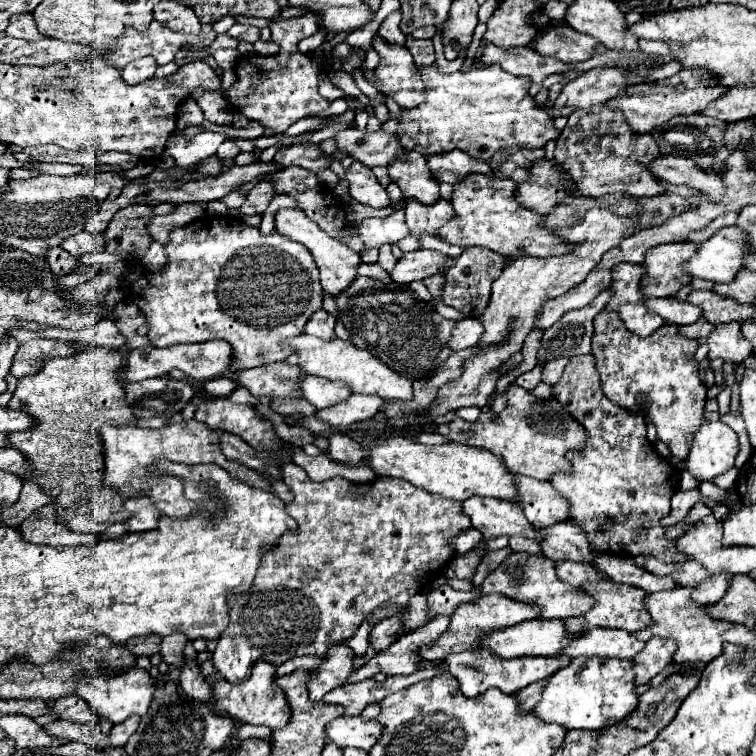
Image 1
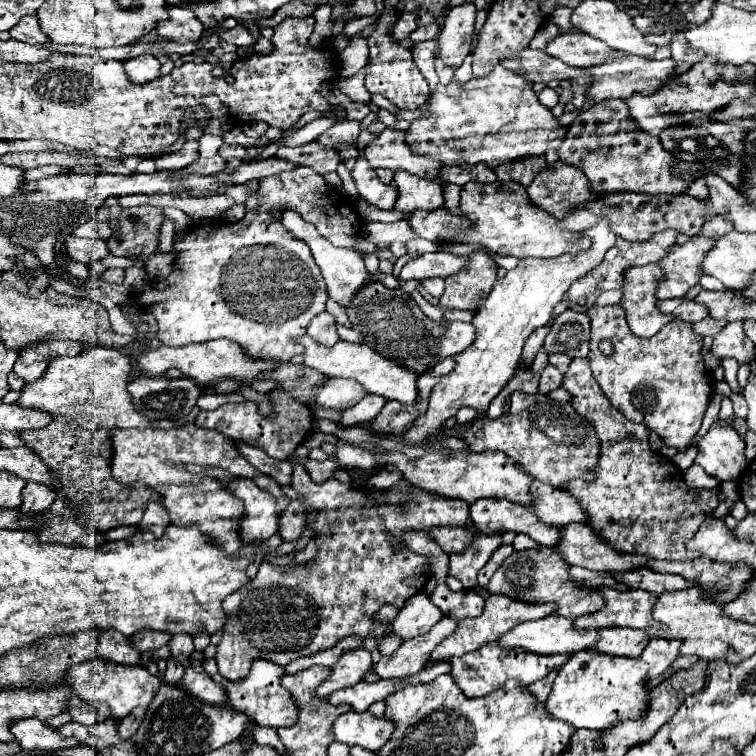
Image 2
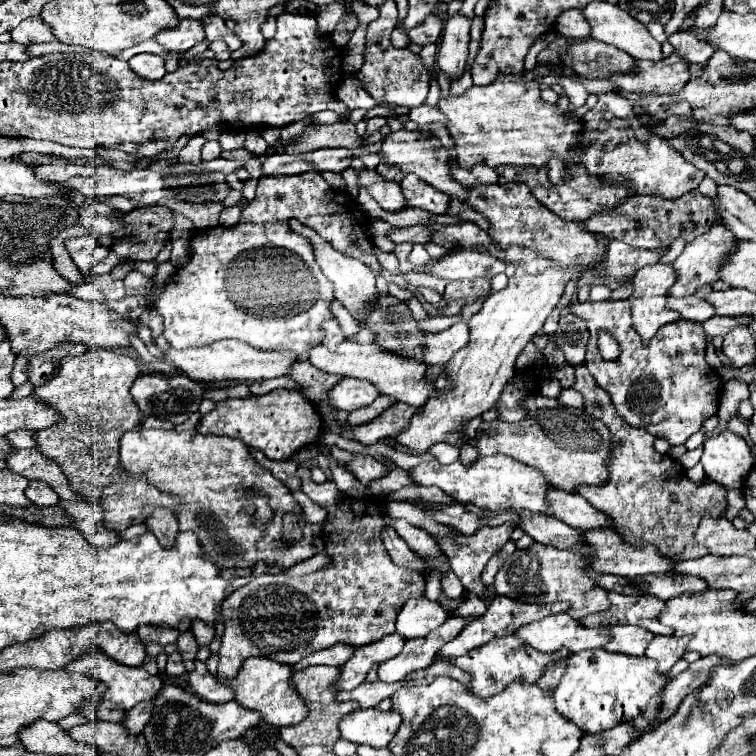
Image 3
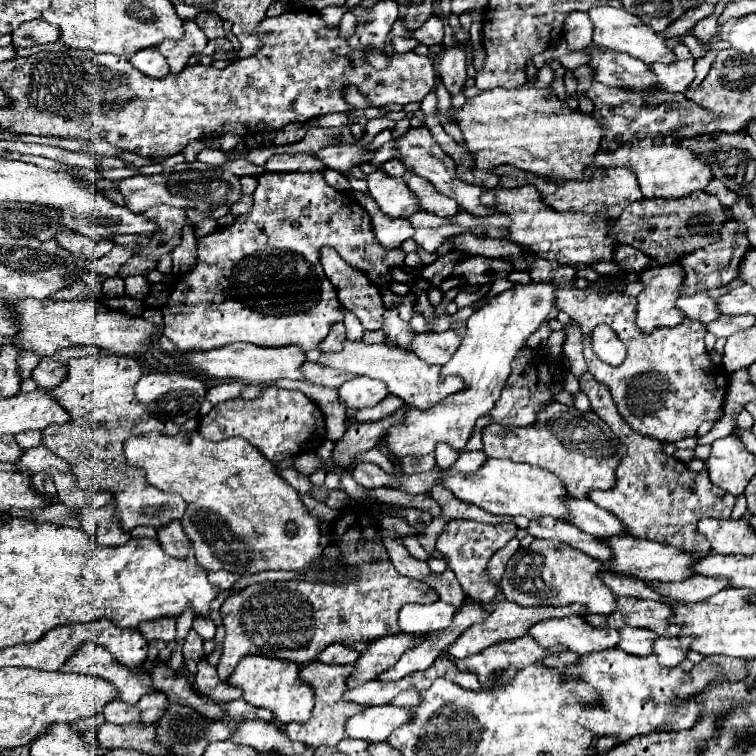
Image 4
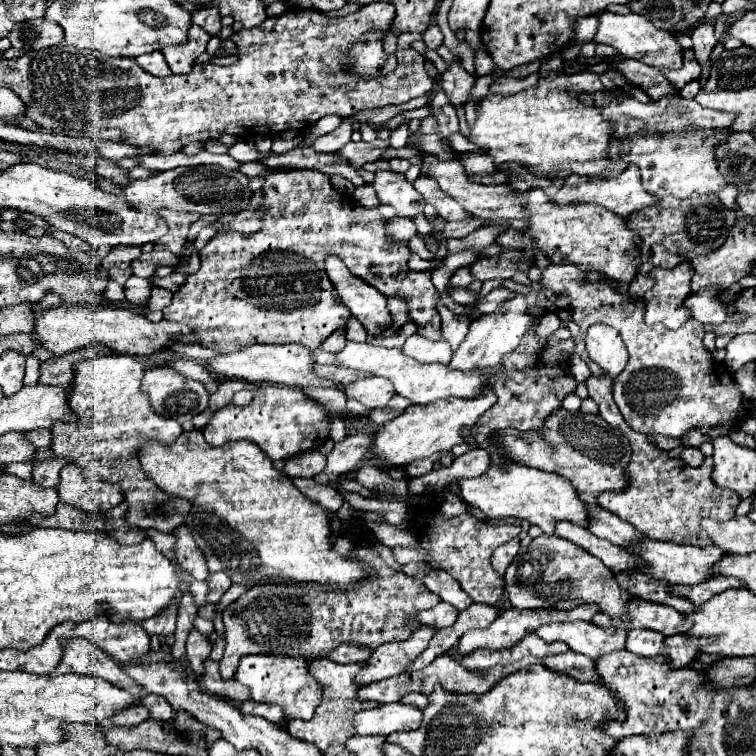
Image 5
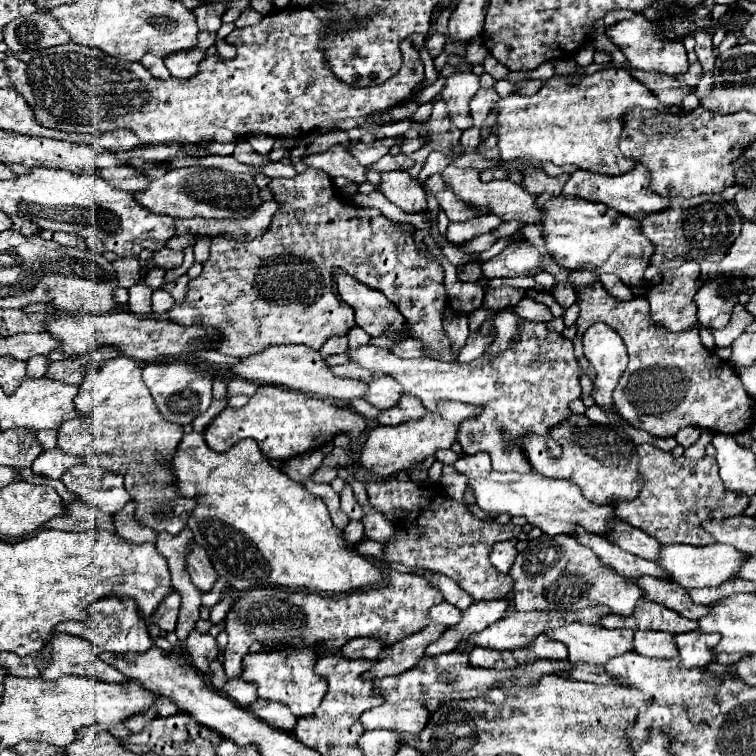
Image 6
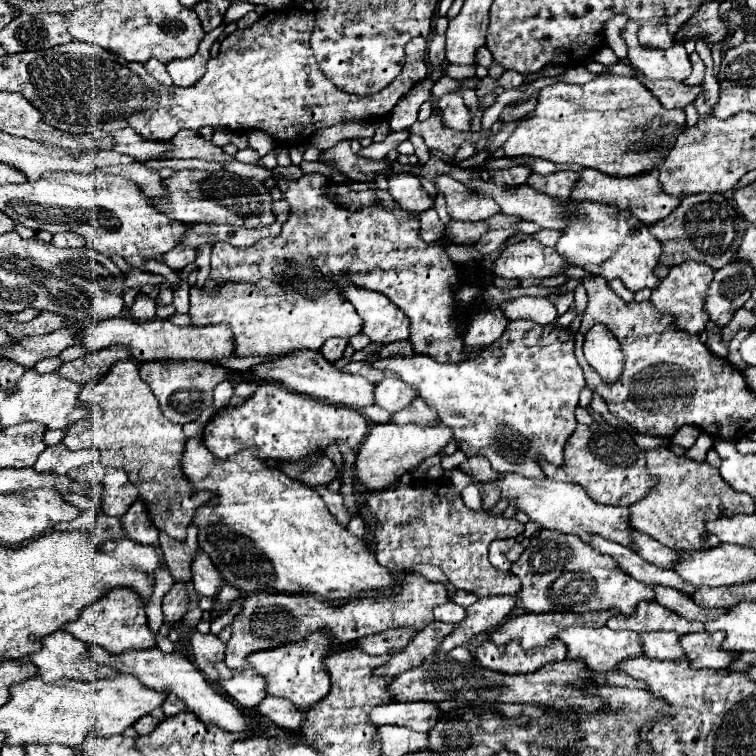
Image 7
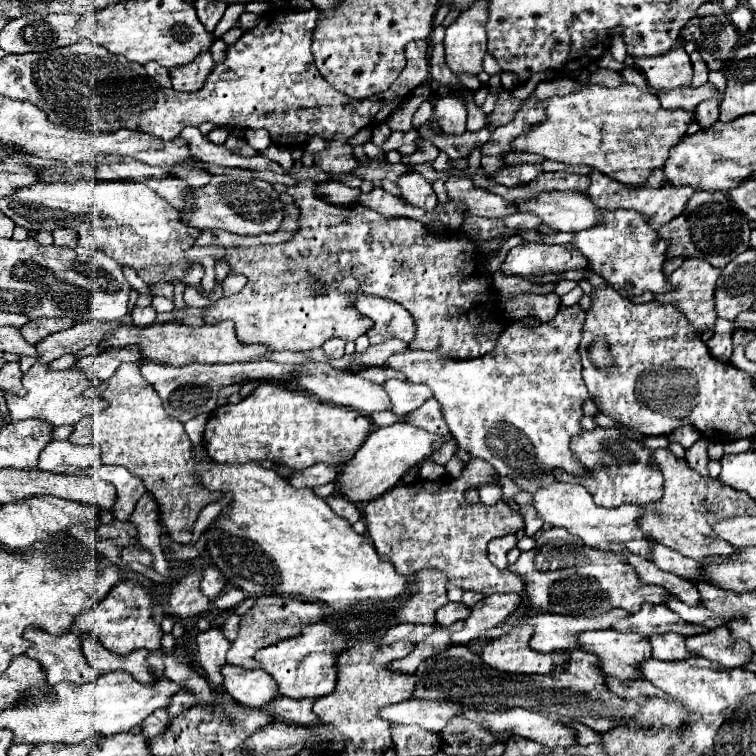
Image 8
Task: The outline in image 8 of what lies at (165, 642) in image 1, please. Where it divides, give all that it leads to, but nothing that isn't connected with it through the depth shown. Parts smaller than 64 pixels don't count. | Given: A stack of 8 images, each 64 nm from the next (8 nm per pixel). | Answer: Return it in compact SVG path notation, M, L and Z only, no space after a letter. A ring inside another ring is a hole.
M210 628L208 632L200 632L196 638L196 652L198 652L198 666L206 674L212 686L220 686L222 674L220 666L226 664L226 652L230 642L224 638L220 628Z

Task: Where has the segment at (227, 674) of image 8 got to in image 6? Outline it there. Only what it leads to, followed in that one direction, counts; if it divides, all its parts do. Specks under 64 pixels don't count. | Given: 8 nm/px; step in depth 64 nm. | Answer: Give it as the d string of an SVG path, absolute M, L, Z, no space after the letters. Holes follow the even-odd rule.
M214 660L210 664L210 684L218 692L226 692L226 676L224 676L224 668L218 660ZM236 678L236 680L230 680L230 698L234 702L238 702L240 706L248 706L258 696L256 696L256 688L252 688L252 684Z

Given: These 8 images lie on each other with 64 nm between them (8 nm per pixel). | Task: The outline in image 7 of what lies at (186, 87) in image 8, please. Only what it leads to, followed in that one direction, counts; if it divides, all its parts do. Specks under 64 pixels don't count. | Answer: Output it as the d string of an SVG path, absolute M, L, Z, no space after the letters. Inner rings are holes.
M222 23L210 33L204 36L204 40L198 46L198 52L186 60L172 60L166 64L168 74L172 76L172 82L176 86L192 86L200 80L200 76L204 74L206 62L210 58L210 49L224 32L226 24Z

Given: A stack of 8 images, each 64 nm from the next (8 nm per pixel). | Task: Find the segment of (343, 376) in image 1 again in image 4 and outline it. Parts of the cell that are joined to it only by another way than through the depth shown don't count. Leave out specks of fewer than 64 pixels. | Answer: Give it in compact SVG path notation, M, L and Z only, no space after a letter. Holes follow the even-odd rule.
M344 342L344 348L340 352L322 352L318 358L318 364L326 366L326 368L334 368L334 370L344 370L356 376L368 376L368 378L376 378L382 380L388 388L390 394L398 396L404 400L406 406L414 406L414 408L430 408L430 404L444 400L446 396L450 396L452 392L458 392L460 388L464 388L464 382L460 382L458 376L446 376L440 382L440 366L430 366L424 364L416 354L400 350L396 346L388 346L388 344L364 344L364 342Z

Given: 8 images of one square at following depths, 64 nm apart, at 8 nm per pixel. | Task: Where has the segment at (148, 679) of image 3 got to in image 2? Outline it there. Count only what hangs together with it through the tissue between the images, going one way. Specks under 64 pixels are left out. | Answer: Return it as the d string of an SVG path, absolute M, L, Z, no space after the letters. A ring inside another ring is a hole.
M88 660L84 664L76 664L68 670L68 682L74 690L76 696L84 698L90 706L96 704L106 704L114 720L126 718L134 708L148 708L160 688L160 678L152 676L146 668L142 666L120 666L104 660Z

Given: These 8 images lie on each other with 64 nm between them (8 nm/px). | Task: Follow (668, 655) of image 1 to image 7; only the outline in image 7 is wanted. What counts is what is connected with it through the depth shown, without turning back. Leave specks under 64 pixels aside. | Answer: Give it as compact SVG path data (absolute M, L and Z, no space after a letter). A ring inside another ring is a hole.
M698 632L698 634L684 634L680 636L680 646L690 662L690 668L726 668L736 654L722 652L720 640L724 638L722 632Z

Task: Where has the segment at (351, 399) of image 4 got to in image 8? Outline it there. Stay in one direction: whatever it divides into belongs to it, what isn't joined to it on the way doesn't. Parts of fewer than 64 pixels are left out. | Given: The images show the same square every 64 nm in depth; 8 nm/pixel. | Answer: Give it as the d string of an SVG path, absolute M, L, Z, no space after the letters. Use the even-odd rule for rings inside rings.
M398 378L384 382L382 388L390 398L390 406L392 406L390 410L396 412L398 416L406 416L408 412L420 408L420 404L424 404L424 400L428 400L432 396L428 392L428 388L406 382L406 380L398 380Z

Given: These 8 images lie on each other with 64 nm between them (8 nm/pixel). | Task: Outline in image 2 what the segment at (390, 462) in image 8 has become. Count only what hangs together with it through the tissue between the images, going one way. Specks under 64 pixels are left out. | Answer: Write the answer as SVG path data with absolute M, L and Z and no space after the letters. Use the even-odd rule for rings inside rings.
M600 216L592 228L582 230L582 236L588 236L592 240L588 250L576 252L574 256L568 254L568 256L558 256L548 260L522 258L514 270L508 270L502 280L494 282L488 300L472 318L472 324L476 324L476 332L478 332L472 348L466 348L464 352L454 356L456 358L454 372L442 376L442 380L434 386L428 410L422 416L418 416L412 428L404 434L404 438L410 444L420 444L430 436L438 436L442 422L448 420L450 416L456 416L458 408L462 406L476 408L478 412L488 410L488 404L498 396L498 392L512 378L520 362L524 340L536 328L544 326L550 320L554 306L562 300L562 294L572 286L572 282L576 282L588 270L598 266L606 250L612 248L618 238L610 230L610 218L606 216Z

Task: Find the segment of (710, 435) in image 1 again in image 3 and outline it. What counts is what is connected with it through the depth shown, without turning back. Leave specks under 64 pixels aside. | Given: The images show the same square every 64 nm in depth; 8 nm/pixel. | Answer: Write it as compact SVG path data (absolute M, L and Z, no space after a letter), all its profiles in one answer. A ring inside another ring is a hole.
M730 430L704 440L700 462L712 482L728 488L740 488L754 464L746 440Z

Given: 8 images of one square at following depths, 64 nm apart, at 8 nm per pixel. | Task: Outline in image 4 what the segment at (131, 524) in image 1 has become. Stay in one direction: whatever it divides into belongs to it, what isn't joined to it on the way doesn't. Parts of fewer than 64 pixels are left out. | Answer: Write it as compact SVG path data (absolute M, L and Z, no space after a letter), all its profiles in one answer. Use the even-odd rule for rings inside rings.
M170 520L164 528L158 528L158 542L162 550L170 556L186 556L190 538L184 534L182 524L178 520Z

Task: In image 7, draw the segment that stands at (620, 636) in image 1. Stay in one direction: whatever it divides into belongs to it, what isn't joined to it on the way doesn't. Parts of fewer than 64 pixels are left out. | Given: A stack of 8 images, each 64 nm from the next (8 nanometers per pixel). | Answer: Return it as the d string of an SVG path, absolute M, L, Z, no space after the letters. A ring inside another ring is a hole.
M642 632L640 642L642 642L642 650L648 658L676 660L676 658L684 656L684 652L678 644L676 632Z

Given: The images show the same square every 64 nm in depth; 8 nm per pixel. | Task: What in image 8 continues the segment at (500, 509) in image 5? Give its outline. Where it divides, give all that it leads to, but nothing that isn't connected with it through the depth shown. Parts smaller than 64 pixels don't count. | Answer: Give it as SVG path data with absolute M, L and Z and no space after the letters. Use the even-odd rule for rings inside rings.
M552 482L548 486L540 486L532 494L532 508L540 514L540 518L546 524L562 526L570 534L582 538L584 544L598 548L598 550L630 550L634 554L640 554L648 558L648 546L650 538L644 536L636 524L636 520L642 516L642 506L620 506L620 508L602 508L596 506L588 490L580 484L568 484L568 482Z

